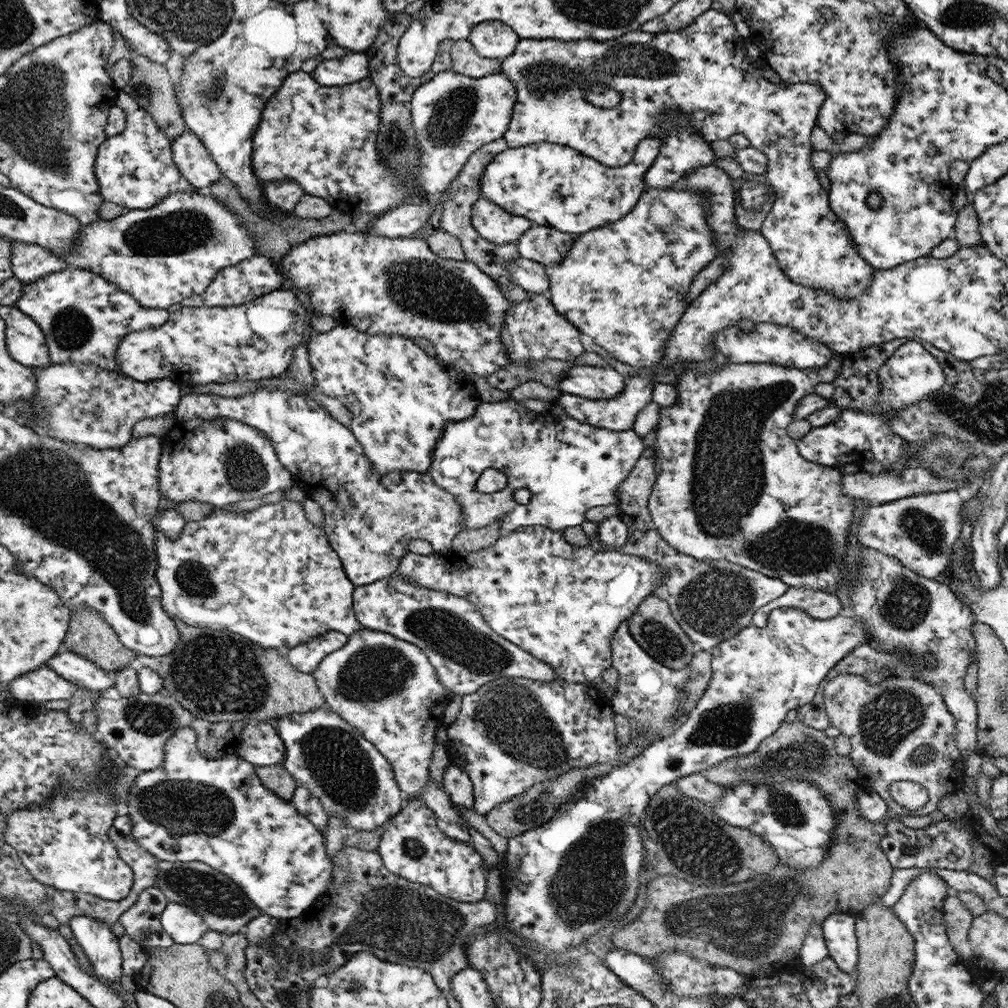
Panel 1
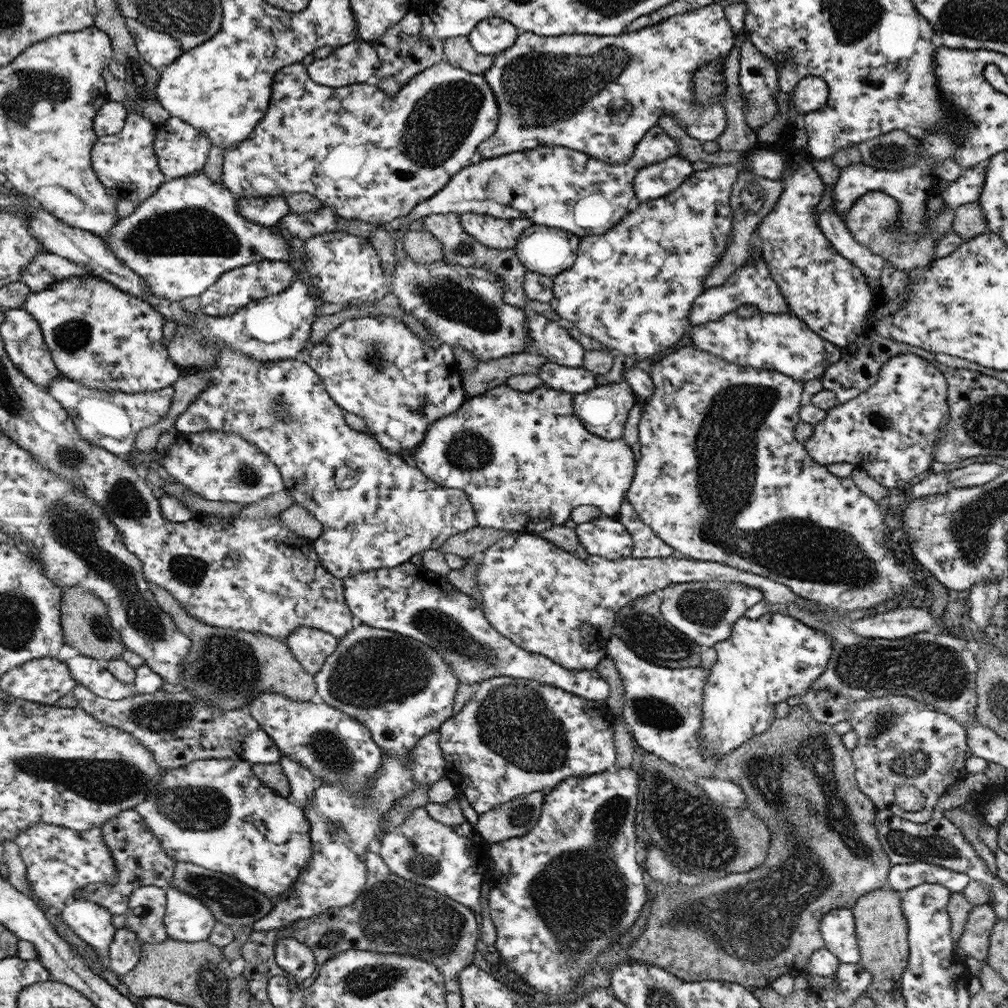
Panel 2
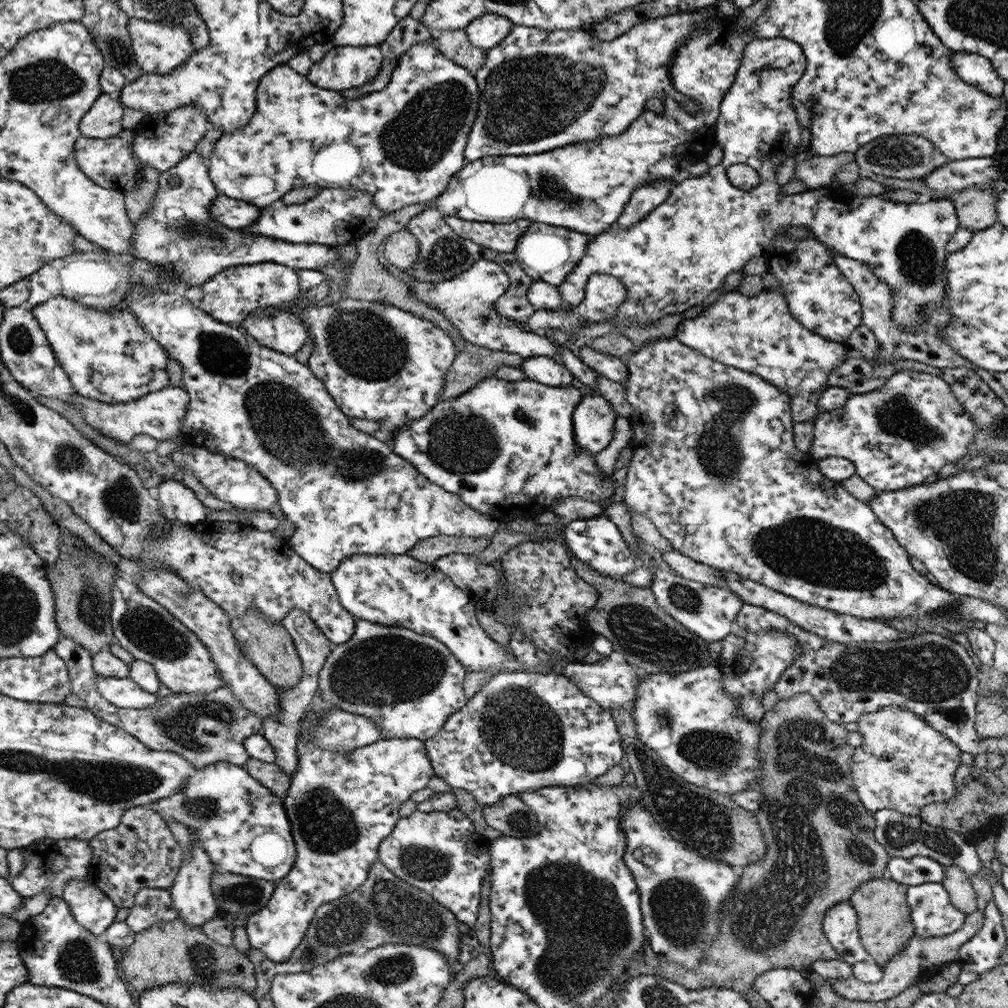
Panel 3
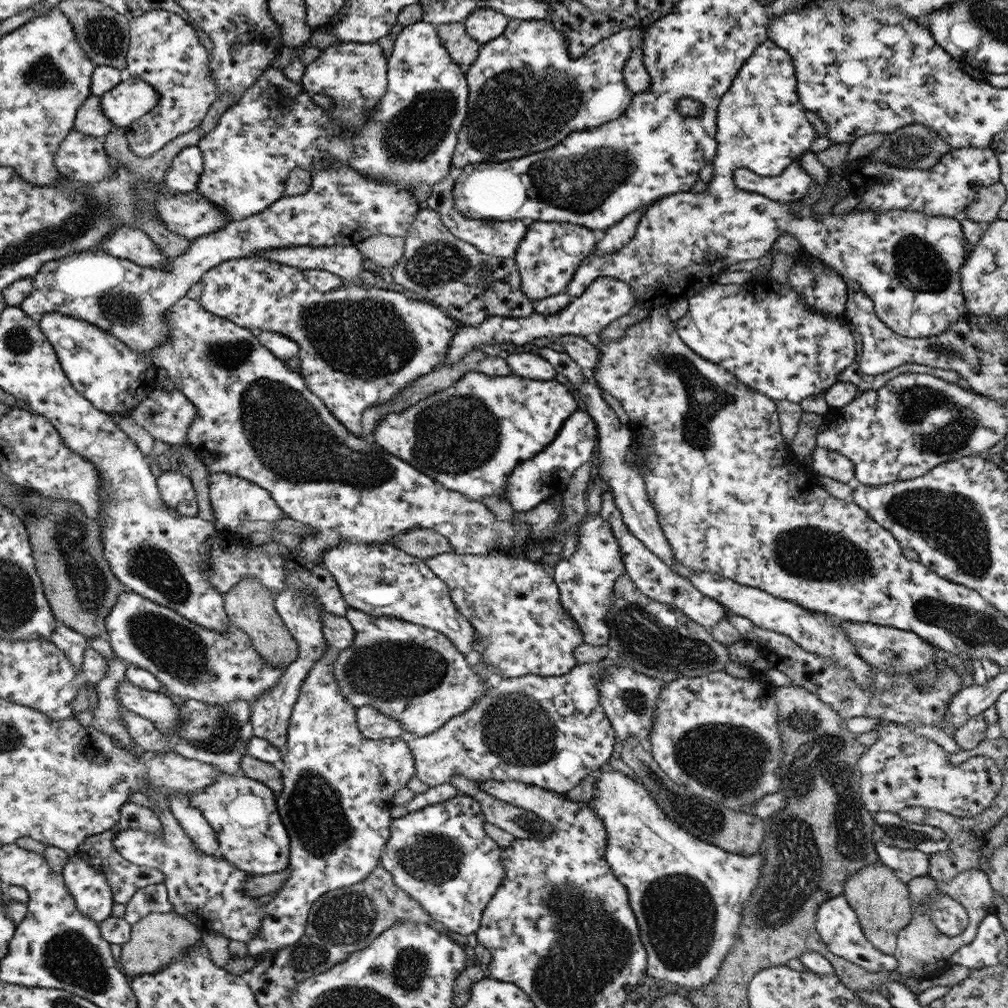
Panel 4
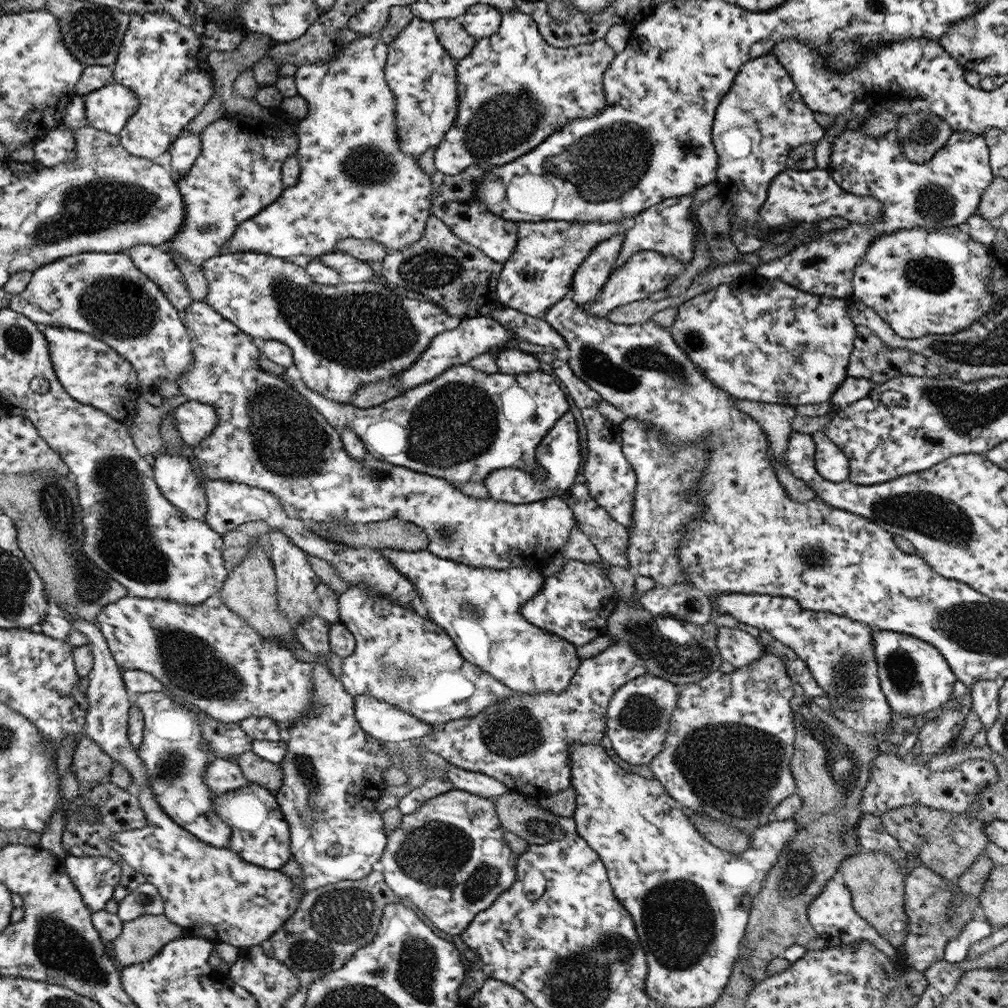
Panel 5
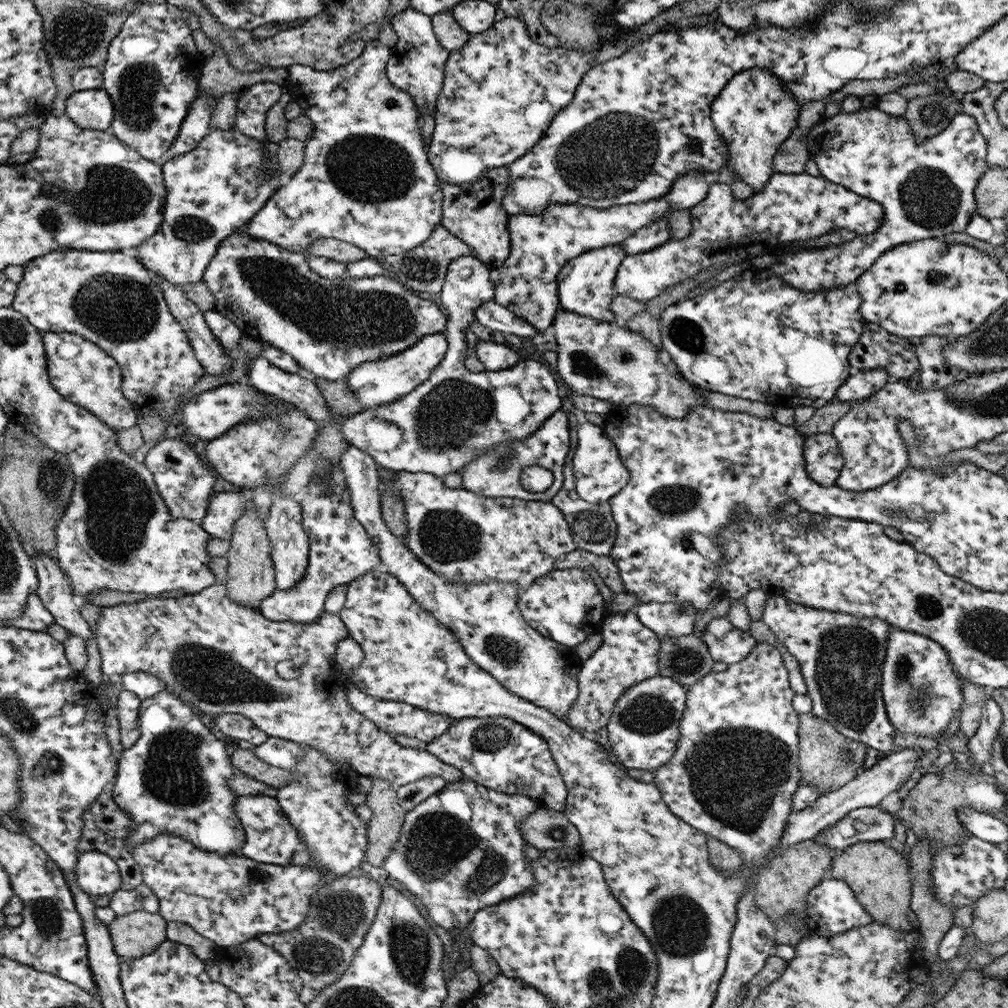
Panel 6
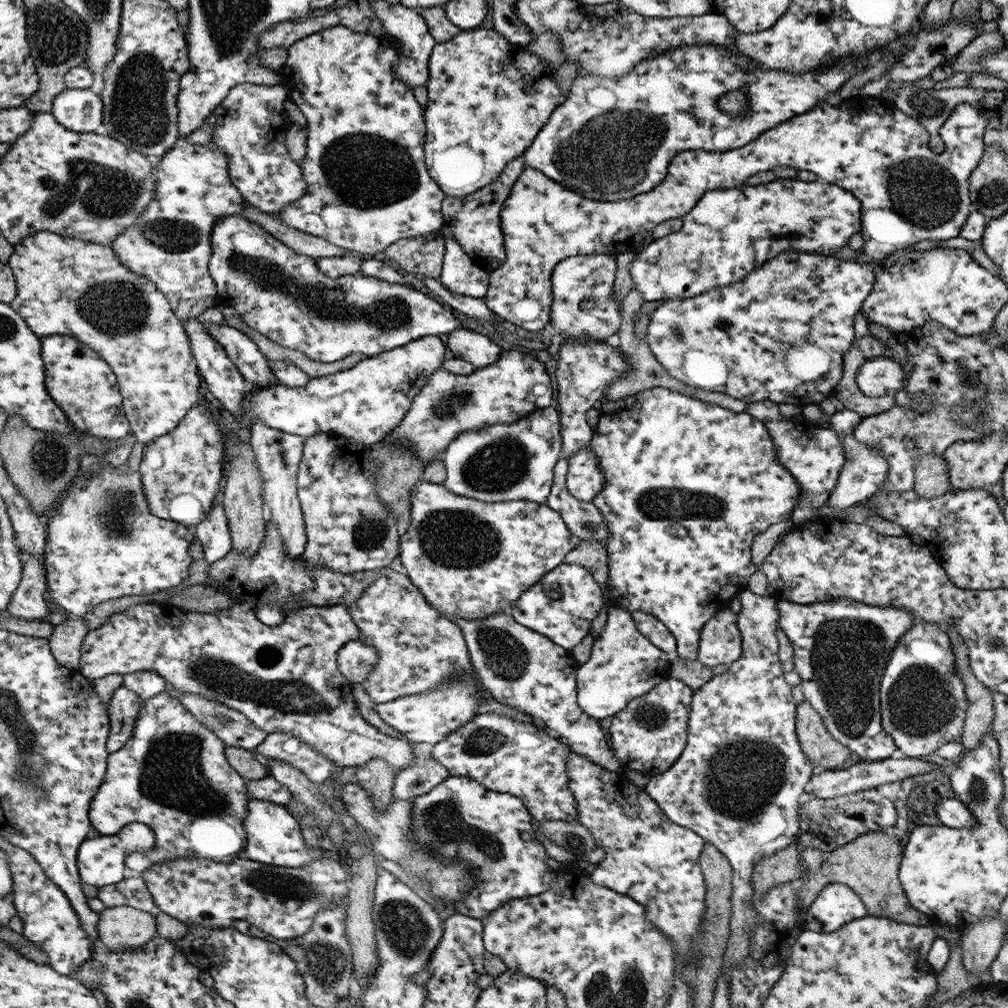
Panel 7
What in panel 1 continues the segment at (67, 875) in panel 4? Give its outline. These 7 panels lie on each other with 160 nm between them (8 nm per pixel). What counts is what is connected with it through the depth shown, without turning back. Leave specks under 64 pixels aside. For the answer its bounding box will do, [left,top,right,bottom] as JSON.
[69,916,123,984]

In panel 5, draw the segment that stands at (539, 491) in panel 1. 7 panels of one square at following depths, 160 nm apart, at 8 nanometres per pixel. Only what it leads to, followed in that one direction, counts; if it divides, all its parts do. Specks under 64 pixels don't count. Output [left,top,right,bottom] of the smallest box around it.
[280,364,570,485]

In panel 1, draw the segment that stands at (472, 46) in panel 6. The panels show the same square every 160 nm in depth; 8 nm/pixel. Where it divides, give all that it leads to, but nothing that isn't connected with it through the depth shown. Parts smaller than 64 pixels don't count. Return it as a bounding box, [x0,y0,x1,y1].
[498,5,876,298]

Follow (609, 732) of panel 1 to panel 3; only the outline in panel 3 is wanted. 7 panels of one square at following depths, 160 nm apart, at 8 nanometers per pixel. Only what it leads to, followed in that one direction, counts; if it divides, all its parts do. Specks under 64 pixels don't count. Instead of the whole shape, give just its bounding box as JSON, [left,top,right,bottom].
[426,671,625,806]

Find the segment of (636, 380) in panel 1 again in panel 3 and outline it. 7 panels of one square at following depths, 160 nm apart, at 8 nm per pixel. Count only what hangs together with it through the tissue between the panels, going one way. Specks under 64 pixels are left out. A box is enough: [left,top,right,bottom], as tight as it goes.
[574,392,618,457]

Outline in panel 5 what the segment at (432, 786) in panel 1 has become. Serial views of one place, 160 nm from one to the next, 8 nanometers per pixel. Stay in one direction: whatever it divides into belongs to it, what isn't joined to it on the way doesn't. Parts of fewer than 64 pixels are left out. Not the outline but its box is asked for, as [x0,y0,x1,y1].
[338,583,516,729]

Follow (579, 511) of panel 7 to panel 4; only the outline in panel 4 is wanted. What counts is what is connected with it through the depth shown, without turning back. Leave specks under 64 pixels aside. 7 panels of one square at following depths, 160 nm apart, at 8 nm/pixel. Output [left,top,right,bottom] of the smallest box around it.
[599,491,729,630]

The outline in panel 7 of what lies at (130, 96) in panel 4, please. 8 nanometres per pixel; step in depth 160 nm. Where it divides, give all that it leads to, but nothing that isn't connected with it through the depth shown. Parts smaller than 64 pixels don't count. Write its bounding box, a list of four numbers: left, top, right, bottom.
[52,89,104,132]

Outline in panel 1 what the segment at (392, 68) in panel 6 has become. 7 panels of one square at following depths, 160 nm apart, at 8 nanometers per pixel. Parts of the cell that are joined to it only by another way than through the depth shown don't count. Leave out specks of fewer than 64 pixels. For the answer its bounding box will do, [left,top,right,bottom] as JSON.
[253,70,518,217]

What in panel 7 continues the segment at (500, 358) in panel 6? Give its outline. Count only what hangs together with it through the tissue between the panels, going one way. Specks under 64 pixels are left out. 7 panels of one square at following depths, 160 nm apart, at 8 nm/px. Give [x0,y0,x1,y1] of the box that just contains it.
[444,328,502,369]

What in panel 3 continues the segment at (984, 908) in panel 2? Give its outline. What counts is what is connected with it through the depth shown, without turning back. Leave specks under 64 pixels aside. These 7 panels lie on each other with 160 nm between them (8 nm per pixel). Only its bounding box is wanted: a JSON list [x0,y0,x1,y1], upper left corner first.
[825,909,984,1002]

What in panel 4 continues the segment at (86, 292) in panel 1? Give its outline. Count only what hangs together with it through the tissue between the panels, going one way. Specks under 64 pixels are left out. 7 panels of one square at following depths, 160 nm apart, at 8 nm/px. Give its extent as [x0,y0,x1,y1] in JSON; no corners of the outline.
[37,312,156,414]

